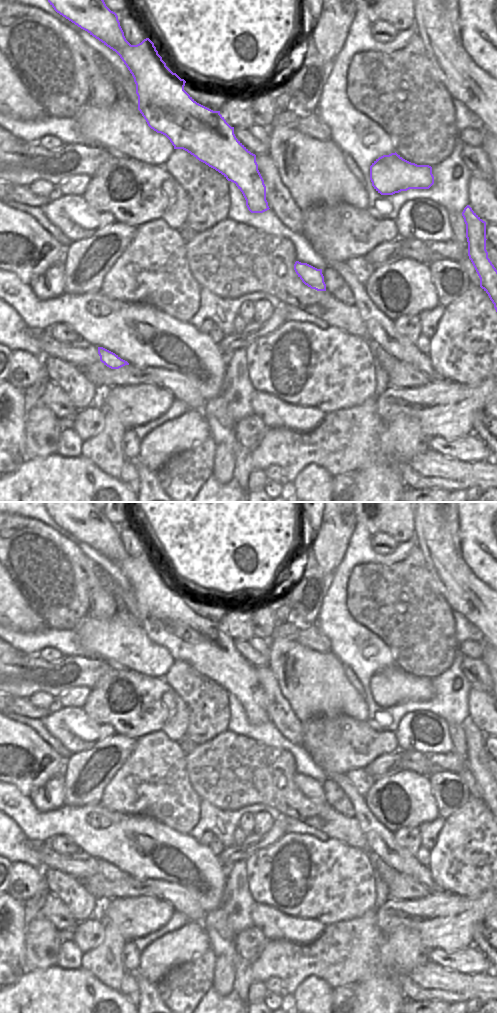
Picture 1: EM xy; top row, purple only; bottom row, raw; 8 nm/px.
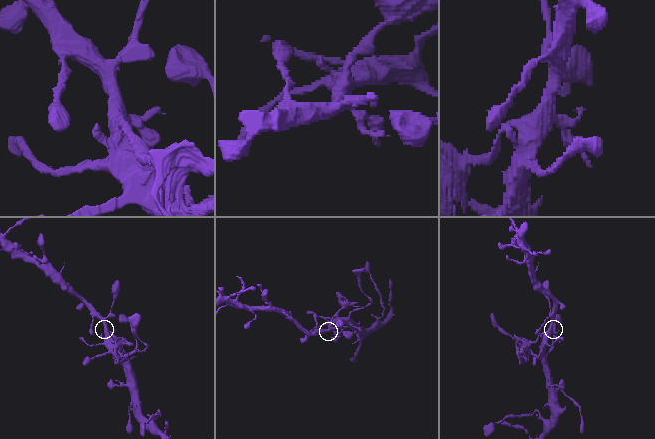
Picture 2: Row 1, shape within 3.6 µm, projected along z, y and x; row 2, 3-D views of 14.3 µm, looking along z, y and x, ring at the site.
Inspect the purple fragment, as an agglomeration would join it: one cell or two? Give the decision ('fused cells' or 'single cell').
single cell

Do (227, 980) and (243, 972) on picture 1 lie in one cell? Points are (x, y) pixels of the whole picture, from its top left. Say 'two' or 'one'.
two

